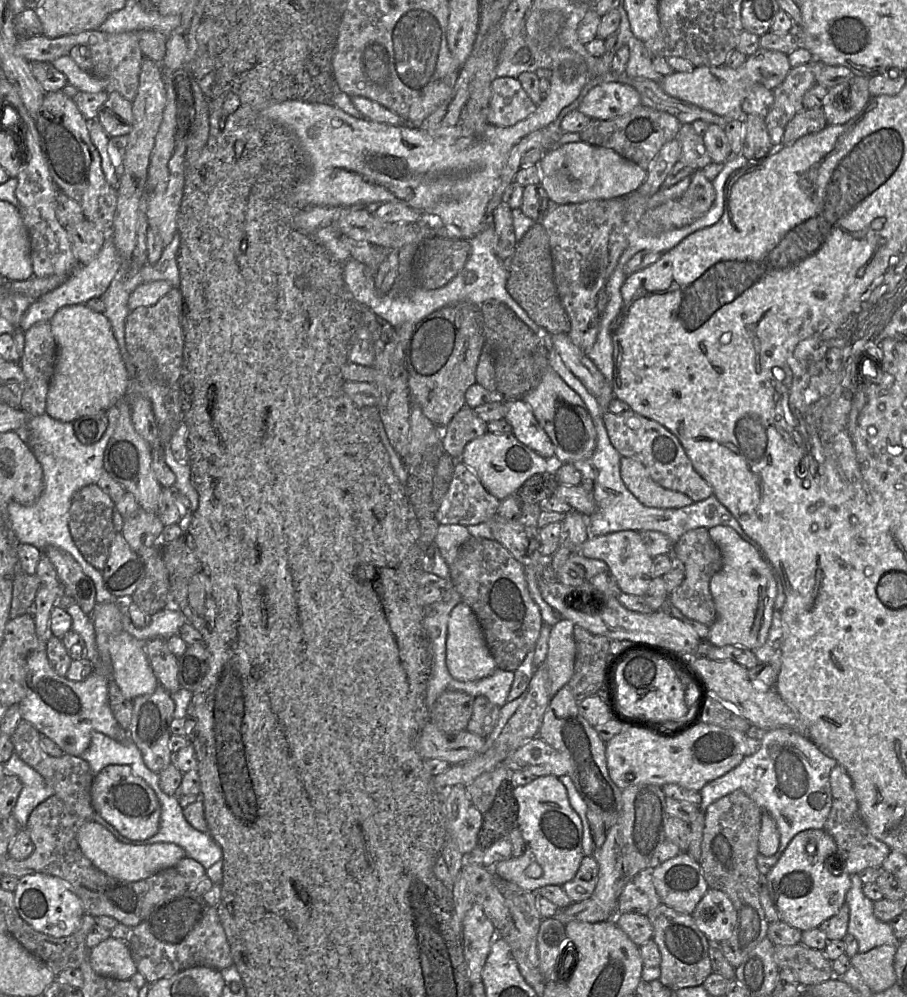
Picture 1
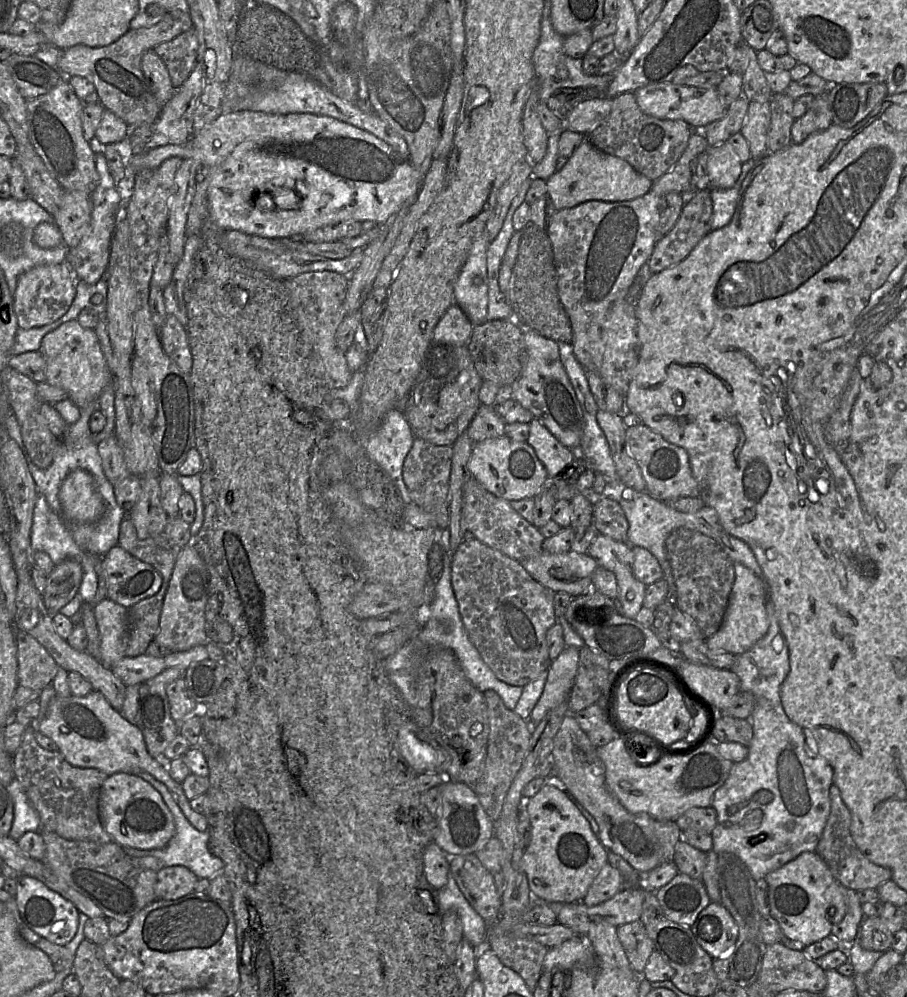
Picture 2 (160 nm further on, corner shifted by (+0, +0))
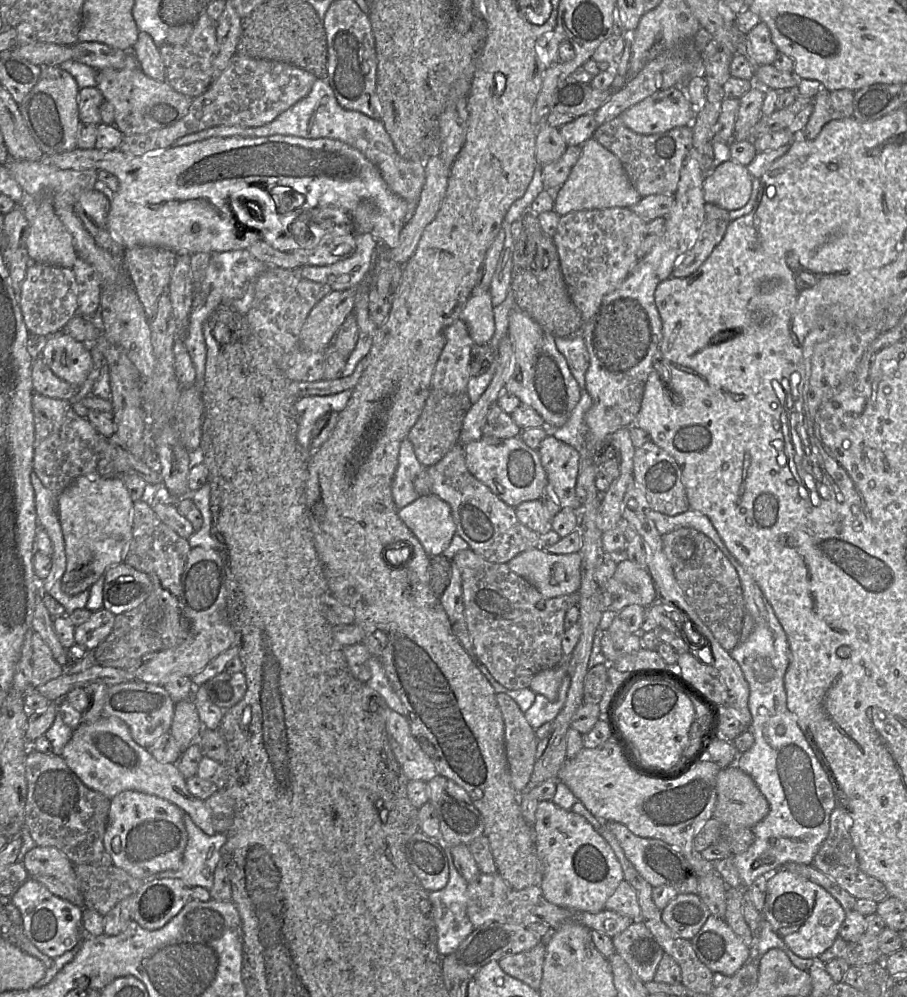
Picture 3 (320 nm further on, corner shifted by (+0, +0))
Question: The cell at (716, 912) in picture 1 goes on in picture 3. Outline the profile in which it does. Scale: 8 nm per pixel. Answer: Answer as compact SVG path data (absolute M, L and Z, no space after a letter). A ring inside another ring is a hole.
M712 914L690 942L704 965L726 976L734 975L752 956L727 922Z

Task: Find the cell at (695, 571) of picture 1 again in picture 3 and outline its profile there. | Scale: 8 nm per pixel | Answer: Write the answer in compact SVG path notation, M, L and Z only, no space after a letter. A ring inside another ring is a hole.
M678 528L661 536L677 584L691 609L727 651L741 642L745 606L739 575L719 547L694 528Z

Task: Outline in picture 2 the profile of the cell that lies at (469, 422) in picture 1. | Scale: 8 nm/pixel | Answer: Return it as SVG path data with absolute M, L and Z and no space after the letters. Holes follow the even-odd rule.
M481 404L465 431L474 443L478 443L506 436L505 425L493 406Z

